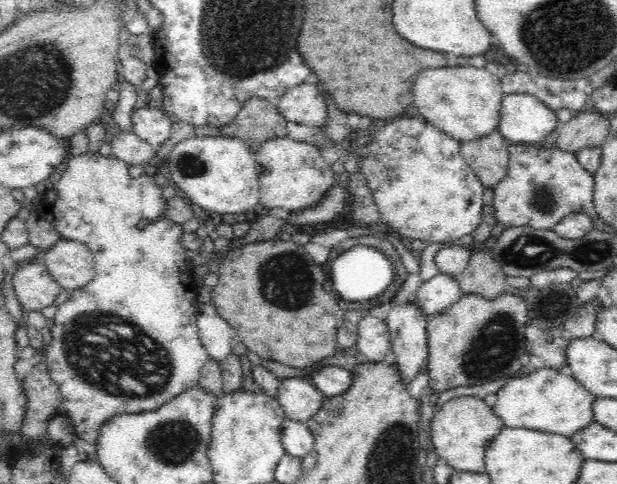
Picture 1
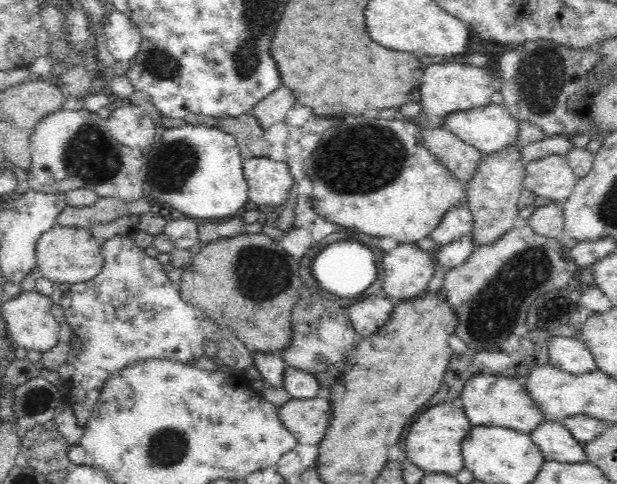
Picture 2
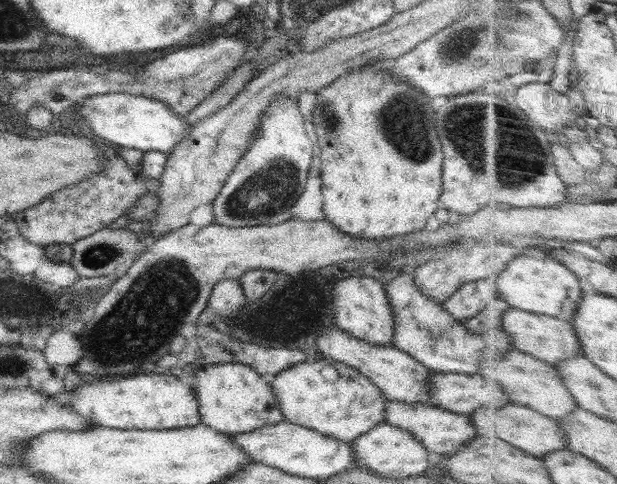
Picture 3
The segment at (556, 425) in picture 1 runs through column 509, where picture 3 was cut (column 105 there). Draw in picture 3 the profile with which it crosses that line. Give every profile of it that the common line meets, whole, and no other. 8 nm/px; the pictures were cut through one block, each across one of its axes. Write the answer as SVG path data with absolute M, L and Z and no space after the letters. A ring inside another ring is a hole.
M149 372L132 375L130 378L103 378L84 384L70 392L71 399L66 407L84 415L96 426L120 430L166 430L191 427L200 423L200 405L196 391L182 384L176 374Z

